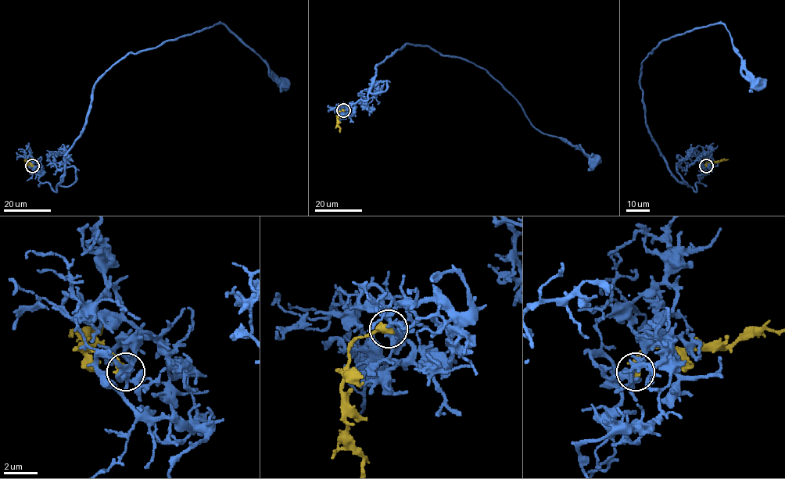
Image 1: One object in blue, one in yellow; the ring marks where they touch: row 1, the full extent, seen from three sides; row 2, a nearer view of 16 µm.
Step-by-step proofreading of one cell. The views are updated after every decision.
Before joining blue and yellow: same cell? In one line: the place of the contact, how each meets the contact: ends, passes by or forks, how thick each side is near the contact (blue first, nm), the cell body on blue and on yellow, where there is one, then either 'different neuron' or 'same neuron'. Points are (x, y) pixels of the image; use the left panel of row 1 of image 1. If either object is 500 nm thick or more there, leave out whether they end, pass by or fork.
at (32, 166); 240 nm thick on the blue side, 600 nm on the other; cell body of blue at (282, 83); no cell body on yellow; different neuron

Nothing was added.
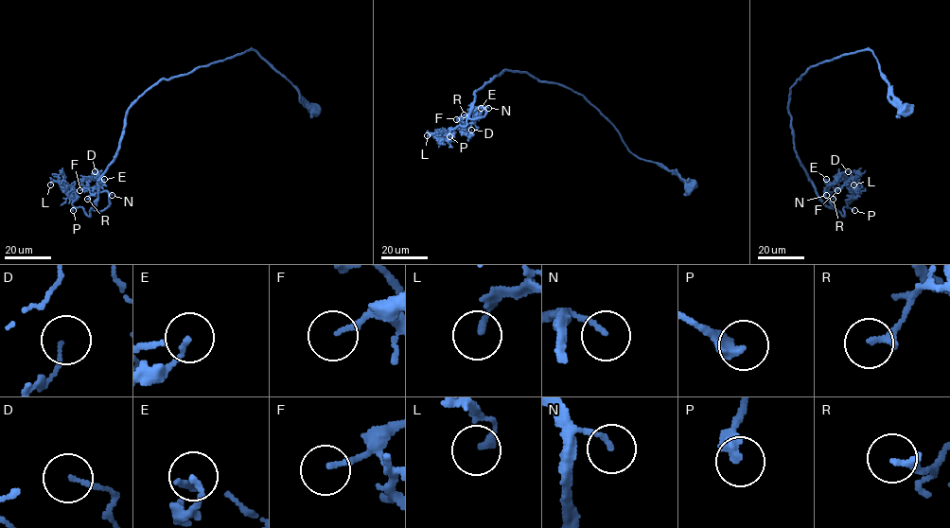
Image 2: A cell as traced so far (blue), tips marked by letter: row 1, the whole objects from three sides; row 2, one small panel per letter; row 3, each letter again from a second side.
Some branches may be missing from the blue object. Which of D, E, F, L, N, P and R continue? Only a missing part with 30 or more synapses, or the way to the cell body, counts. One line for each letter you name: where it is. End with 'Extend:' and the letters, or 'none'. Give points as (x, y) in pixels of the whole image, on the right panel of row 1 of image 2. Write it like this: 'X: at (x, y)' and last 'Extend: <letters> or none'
F: at (837, 190)
P: at (854, 210)
R: at (833, 199)
Extend: F, P, R

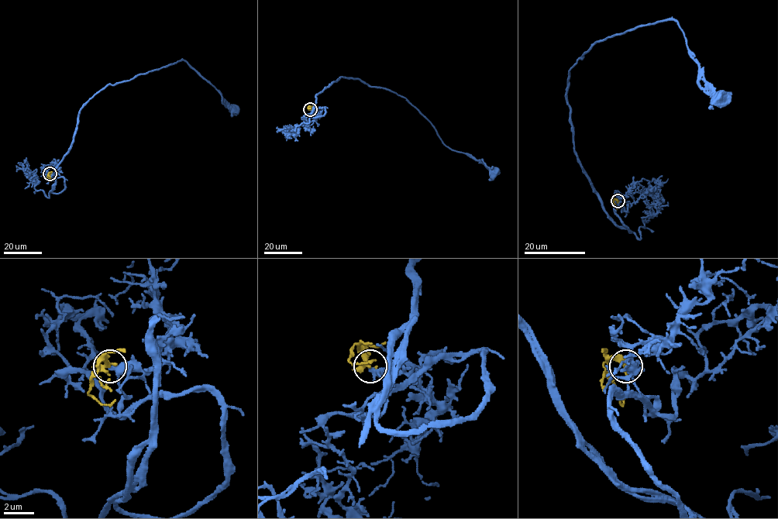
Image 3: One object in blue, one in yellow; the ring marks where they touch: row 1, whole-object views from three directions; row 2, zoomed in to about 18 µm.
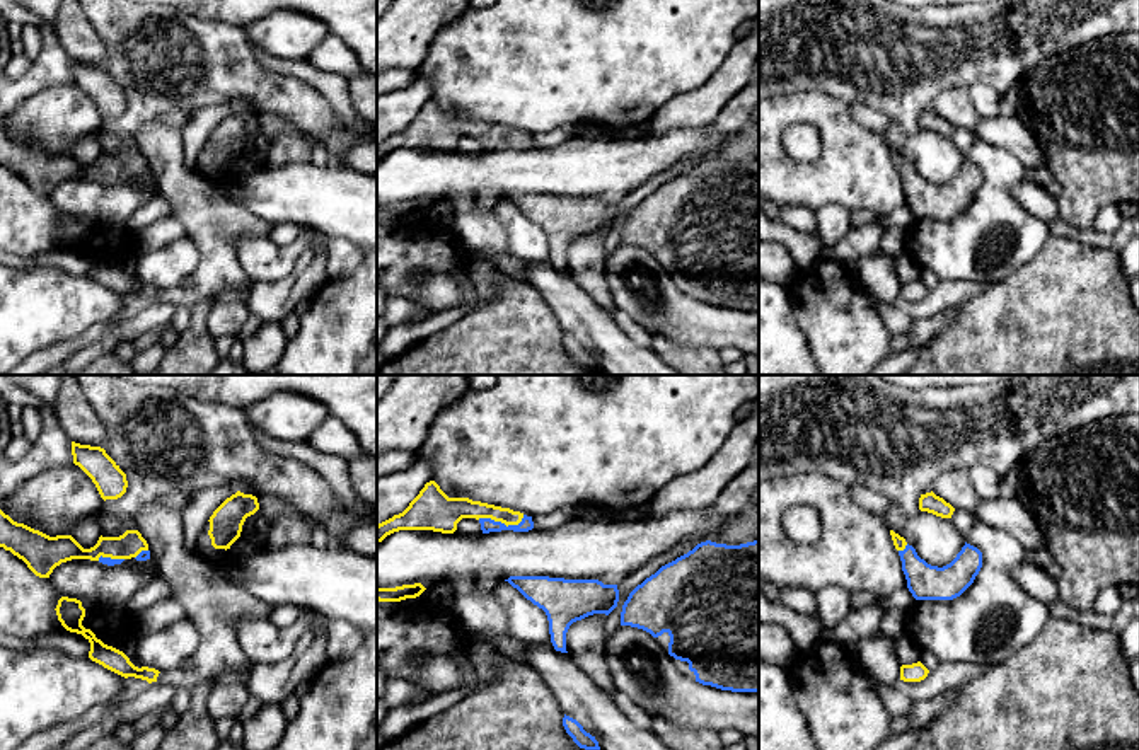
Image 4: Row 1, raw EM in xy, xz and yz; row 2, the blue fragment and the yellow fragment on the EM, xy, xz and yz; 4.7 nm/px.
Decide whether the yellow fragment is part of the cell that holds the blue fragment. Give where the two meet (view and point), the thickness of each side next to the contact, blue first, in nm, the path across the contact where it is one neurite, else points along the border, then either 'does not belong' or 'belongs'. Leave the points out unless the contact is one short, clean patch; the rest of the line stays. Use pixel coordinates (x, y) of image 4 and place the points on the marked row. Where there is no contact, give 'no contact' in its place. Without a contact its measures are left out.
contact xz (502, 524); calibres 70 and 130 nm; way xz (488, 525), (502, 524), (478, 510), (450, 510); belongs

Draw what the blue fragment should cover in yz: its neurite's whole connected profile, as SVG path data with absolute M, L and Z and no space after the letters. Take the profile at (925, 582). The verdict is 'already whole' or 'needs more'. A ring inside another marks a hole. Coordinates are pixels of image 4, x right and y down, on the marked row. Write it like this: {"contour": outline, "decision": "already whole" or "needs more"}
{"contour": "M893 530L890 535L916 600L953 600L974 583L982 568L982 552L967 542L950 564L938 568L921 559L904 537Z", "decision": "needs more"}

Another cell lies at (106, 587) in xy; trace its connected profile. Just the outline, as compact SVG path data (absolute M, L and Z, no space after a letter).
M135 557L107 566L90 559L61 562L49 574L49 583L60 597L77 598L99 609L124 609L130 598L160 578L157 557Z

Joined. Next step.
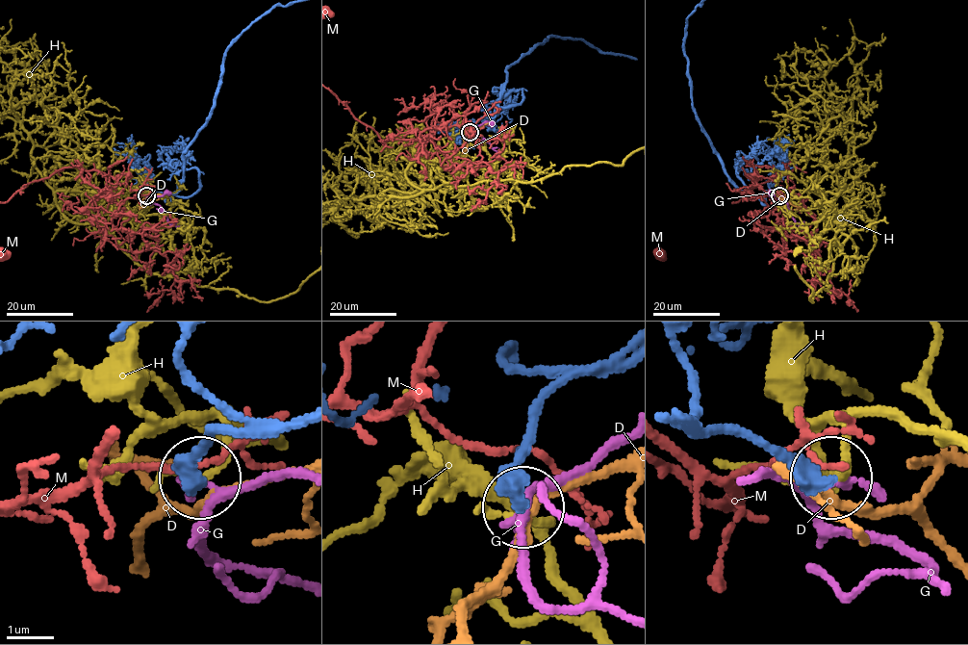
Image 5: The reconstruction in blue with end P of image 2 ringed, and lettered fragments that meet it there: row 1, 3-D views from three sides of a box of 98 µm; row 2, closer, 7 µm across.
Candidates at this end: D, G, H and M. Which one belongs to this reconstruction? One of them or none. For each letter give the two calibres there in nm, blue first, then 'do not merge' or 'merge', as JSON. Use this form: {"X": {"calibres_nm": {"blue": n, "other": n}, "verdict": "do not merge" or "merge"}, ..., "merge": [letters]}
{"D": {"calibres_nm": {"blue": 360, "other": 180}, "verdict": "do not merge"}, "G": {"calibres_nm": {"blue": 360, "other": 170}, "verdict": "do not merge"}, "H": {"calibres_nm": {"blue": 360, "other": 180}, "verdict": "do not merge"}, "M": {"calibres_nm": {"blue": 260, "other": 80}, "verdict": "do not merge"}, "merge": []}

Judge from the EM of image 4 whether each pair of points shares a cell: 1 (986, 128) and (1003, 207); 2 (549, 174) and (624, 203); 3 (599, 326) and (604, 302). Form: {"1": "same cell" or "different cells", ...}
{"1": "different cells", "2": "different cells", "3": "different cells"}

